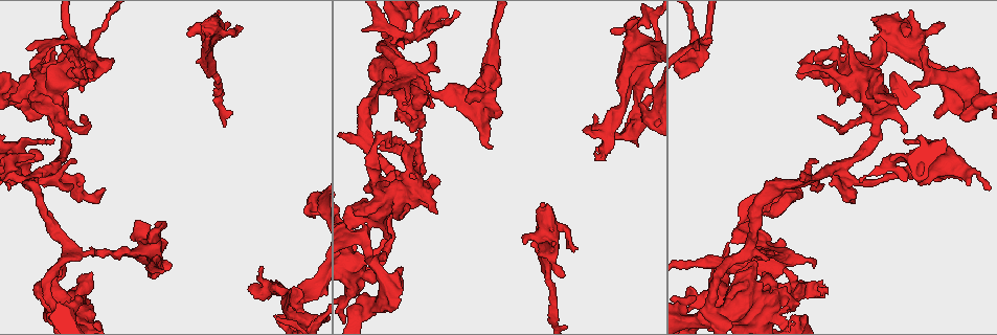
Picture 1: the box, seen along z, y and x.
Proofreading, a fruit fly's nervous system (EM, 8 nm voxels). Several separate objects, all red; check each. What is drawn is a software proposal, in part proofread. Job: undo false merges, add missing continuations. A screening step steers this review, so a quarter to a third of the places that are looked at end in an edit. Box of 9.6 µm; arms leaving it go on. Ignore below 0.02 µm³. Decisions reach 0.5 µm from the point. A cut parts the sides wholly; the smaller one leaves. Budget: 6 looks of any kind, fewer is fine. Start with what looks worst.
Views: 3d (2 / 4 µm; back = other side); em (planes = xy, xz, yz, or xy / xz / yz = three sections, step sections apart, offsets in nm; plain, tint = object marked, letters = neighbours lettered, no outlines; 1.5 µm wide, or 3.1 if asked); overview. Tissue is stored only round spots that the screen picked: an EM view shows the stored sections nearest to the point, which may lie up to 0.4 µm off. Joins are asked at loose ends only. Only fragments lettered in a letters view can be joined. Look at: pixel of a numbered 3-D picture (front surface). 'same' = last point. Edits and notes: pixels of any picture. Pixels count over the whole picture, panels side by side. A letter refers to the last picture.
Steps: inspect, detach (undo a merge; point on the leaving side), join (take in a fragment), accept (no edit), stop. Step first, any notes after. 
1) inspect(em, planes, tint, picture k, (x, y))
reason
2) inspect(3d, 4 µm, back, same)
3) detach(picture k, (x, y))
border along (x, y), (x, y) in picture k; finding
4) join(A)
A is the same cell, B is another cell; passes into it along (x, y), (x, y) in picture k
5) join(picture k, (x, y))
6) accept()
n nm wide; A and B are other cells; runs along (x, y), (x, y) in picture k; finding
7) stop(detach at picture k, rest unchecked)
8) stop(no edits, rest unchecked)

inspect(em, planes, plain, picture 1, (924, 46))
branch stops here

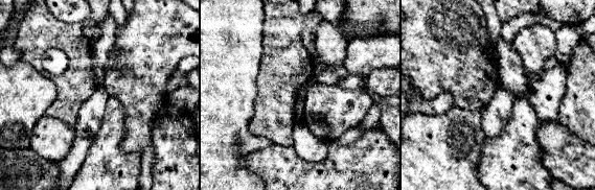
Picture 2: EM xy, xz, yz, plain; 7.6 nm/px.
inspect(em, planes, letters, same)
what lies round it

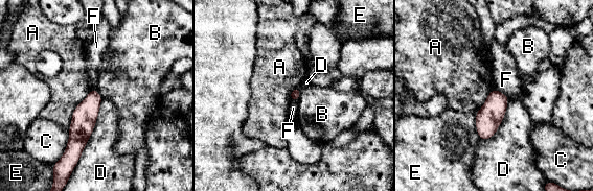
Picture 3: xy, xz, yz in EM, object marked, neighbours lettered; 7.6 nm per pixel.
accept()
A, B, C, D, E and F are other cells; border along (91, 90), (74, 109), (68, 130) in picture 3; none of them fits

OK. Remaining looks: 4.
inspect(em, xy, step 8, letters, picture 1, (364, 29))
tapers out

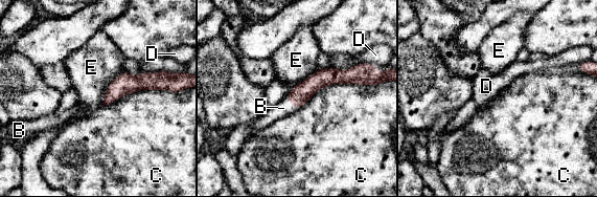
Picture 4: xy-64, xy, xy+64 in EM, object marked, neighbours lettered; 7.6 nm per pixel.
join(B)
130 nm wide; B is the same cell, C, D and E are other cells; passes into it along (299, 94), (292, 105), (283, 108) in picture 4; it goes on there

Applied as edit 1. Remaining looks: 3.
inspect(overview)

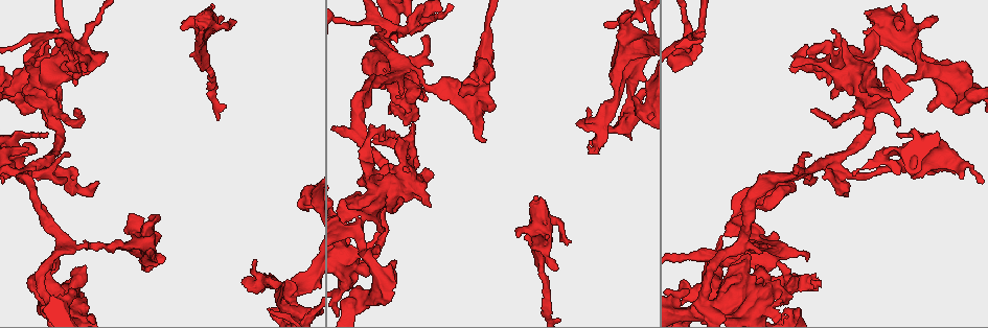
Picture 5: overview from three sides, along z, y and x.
inspect(em, planes, letters, picture 5, (393, 260))
an open end

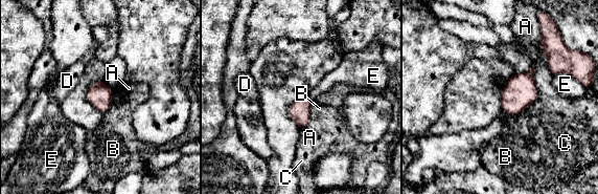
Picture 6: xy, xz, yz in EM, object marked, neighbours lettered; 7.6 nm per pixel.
accept()
A, B, C, D and E are other cells; no lettered fragment goes on from it

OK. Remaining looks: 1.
stop(join at picture 4, rest unchecked)

